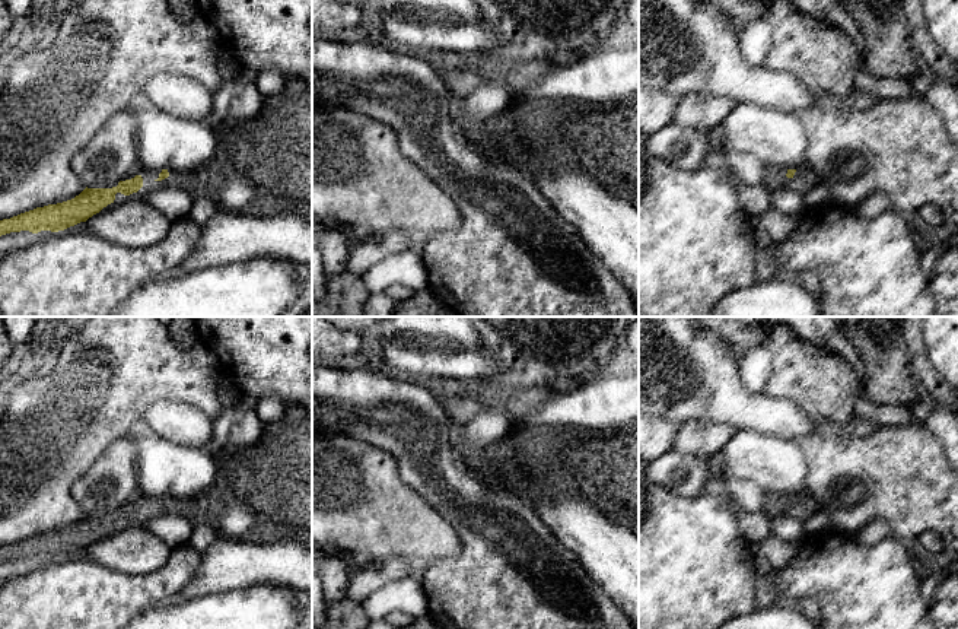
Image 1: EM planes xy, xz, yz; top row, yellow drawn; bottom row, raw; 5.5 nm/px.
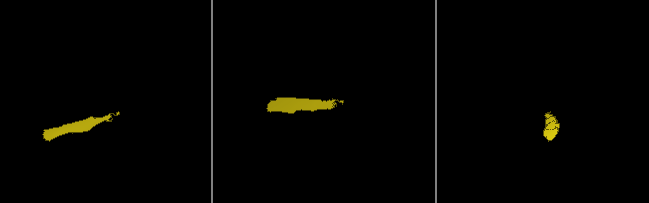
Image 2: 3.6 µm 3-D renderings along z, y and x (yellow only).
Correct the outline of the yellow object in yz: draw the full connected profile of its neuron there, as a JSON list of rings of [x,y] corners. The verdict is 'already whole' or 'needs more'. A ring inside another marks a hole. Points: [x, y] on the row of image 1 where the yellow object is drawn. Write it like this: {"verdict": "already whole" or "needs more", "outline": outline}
{"verdict": "needs more", "outline": [[[809,166],[799,169],[768,169],[766,177],[771,184],[776,182],[779,185],[789,187],[802,194],[808,193],[821,181],[819,175]]]}

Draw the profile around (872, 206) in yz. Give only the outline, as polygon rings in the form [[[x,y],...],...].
[[[873,193],[853,207],[853,210],[863,219],[875,219],[889,209],[891,201],[884,193]]]

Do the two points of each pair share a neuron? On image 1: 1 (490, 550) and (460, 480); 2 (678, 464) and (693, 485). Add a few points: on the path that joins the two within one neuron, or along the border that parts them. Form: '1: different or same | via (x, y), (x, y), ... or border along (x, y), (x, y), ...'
1: same | via (490, 533), (490, 527), (462, 498)
2: same | via (684, 470), (690, 473), (690, 479)

